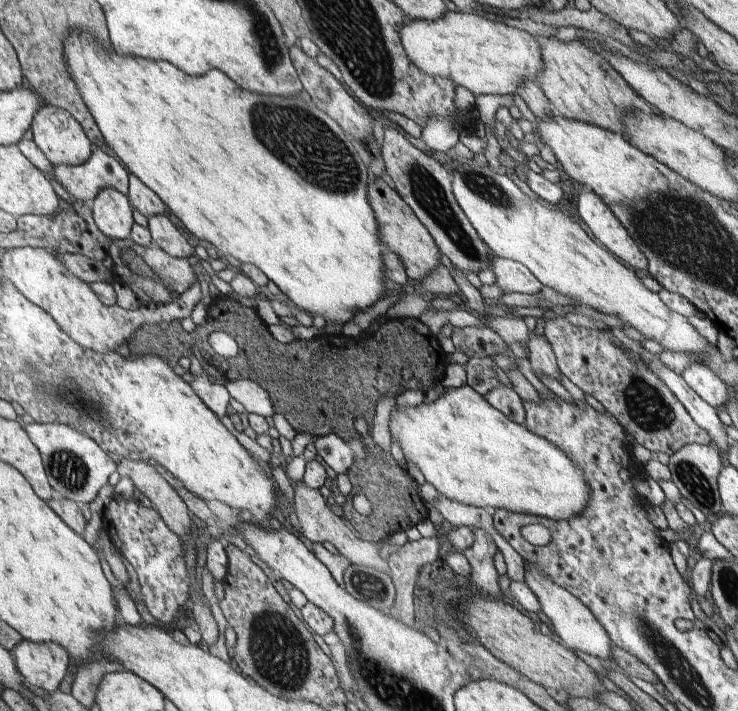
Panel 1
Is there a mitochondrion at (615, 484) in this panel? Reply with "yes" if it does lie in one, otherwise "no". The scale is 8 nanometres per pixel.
no

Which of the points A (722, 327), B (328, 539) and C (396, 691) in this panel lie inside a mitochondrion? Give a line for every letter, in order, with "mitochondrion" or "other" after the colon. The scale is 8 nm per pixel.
A: other
B: other
C: mitochondrion

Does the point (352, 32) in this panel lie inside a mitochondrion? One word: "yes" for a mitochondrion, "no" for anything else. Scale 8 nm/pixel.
yes

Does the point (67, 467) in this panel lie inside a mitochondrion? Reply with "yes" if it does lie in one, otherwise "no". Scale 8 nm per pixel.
yes

